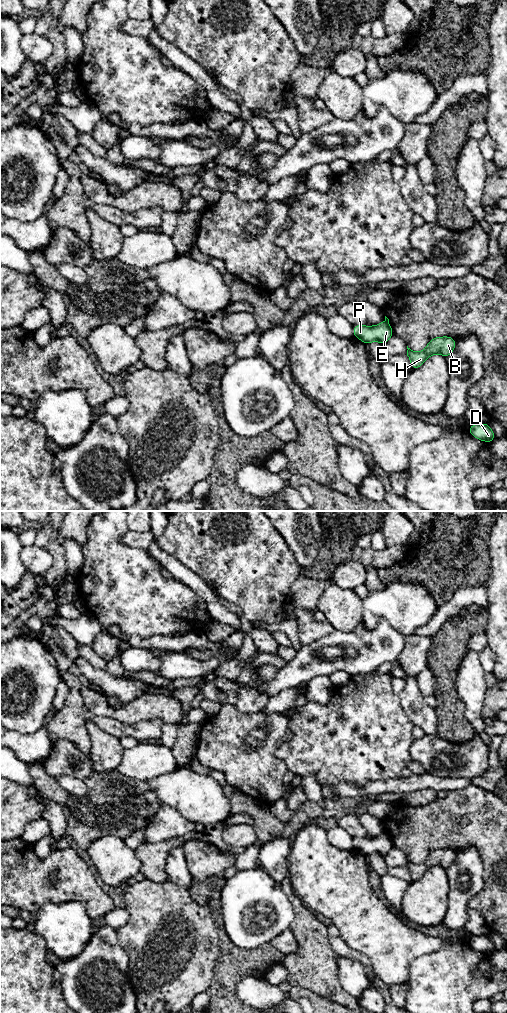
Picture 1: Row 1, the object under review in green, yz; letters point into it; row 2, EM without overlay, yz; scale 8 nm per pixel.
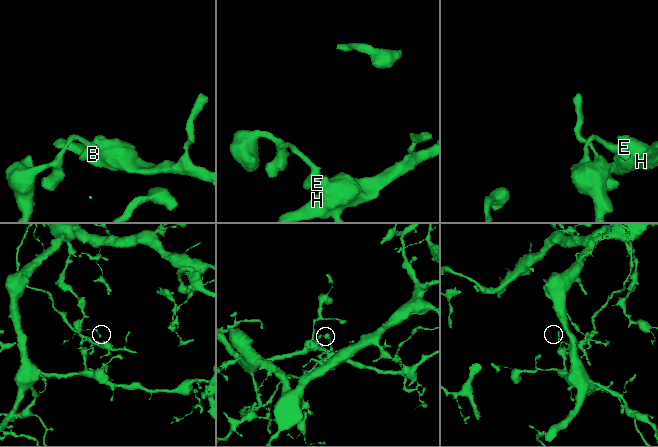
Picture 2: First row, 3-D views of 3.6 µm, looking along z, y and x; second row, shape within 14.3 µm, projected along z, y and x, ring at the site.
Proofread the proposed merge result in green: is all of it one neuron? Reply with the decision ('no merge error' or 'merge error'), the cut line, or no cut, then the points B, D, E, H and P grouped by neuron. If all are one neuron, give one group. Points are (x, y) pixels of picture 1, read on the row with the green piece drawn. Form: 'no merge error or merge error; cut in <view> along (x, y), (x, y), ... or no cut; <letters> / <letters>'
merge error; cut in yz along (385, 320), (388, 323); B D H / E P

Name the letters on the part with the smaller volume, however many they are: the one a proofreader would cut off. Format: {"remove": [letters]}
{"remove": ["B", "D", "H"]}

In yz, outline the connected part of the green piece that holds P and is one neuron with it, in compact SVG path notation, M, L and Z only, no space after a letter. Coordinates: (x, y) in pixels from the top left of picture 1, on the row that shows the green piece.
M387 321L374 326L353 325L354 337L360 339L365 345L373 341L384 345L393 334L394 332Z

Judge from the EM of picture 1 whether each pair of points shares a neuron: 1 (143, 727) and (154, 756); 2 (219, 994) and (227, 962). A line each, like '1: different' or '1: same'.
1: different
2: same

